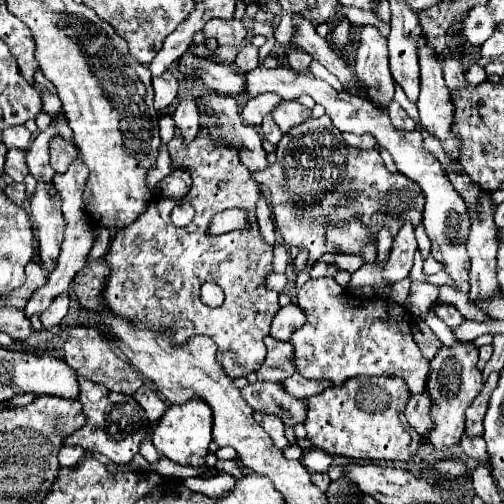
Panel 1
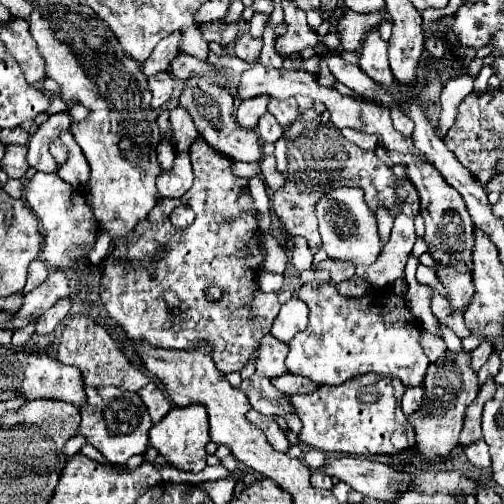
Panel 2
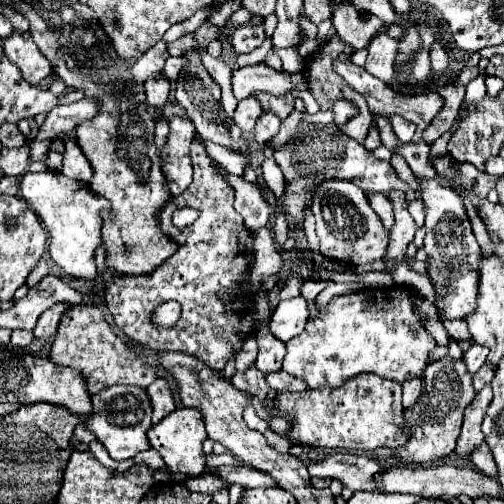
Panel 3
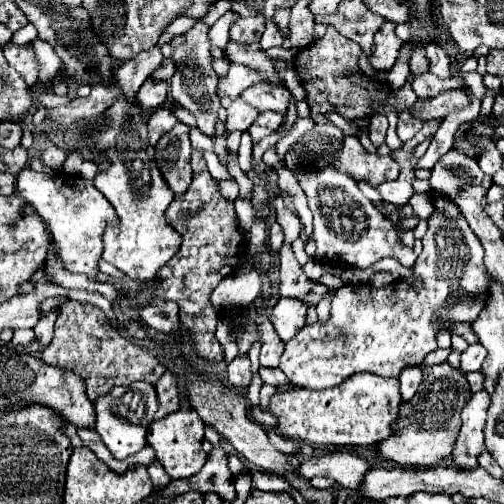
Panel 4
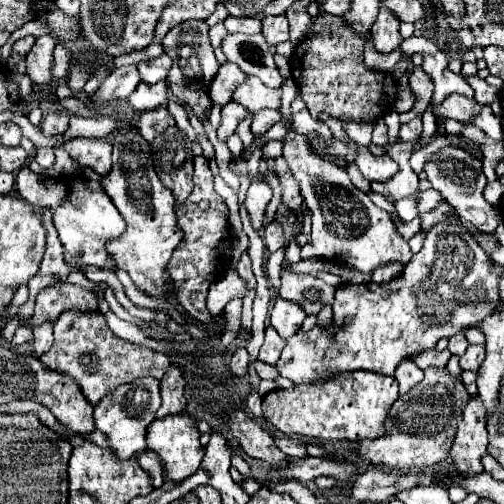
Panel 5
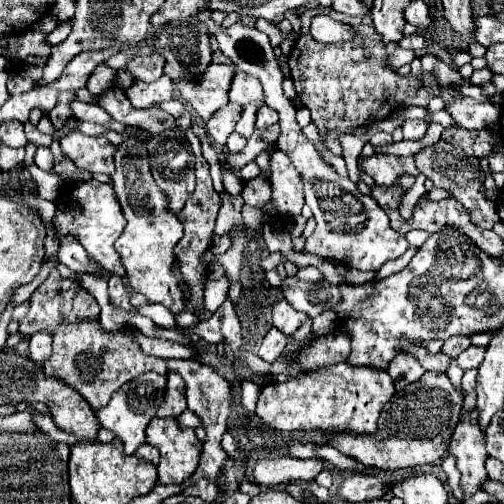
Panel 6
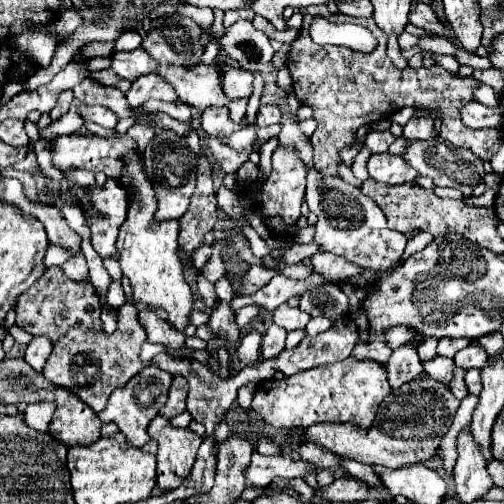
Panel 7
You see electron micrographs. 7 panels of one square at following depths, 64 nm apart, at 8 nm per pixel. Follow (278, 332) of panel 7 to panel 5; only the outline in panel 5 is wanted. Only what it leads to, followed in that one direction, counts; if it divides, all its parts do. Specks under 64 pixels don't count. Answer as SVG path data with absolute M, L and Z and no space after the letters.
M266 326L266 340L264 340L264 346L260 348L260 356L258 356L258 360L274 366L276 360L280 358L280 352L282 352L284 344L286 344L286 340L280 338L278 332L276 332L272 326Z

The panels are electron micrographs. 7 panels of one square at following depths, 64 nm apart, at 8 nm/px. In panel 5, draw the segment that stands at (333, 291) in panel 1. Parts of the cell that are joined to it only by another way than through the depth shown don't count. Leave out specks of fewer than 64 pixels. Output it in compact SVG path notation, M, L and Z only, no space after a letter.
M448 216L446 222L432 226L426 232L424 246L414 258L406 264L404 272L390 280L388 284L342 284L336 288L336 296L332 302L334 320L332 328L320 330L314 326L312 330L296 332L292 338L286 340L282 356L278 360L278 372L292 380L294 384L318 384L328 382L332 376L340 372L354 372L354 370L370 370L378 374L392 376L400 360L408 360L418 356L424 350L436 346L440 338L450 338L464 328L474 328L480 320L490 316L498 304L498 278L500 268L494 268L488 260L488 254L480 248L476 238L470 238L470 232L460 226L458 216Z

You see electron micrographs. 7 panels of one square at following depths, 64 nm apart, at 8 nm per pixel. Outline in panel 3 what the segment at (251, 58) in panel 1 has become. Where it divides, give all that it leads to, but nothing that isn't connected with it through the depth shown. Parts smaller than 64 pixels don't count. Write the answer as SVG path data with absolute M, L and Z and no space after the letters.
M250 22L232 30L232 46L236 54L248 54L264 42L264 26L252 26Z

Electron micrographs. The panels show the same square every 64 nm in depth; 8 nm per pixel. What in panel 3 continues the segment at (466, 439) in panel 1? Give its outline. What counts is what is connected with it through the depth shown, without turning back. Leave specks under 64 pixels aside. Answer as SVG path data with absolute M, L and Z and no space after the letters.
M486 442L472 450L472 454L470 454L470 462L472 462L480 472L484 472L486 476L496 478L496 464L494 464L494 458L492 458L490 448L488 448Z

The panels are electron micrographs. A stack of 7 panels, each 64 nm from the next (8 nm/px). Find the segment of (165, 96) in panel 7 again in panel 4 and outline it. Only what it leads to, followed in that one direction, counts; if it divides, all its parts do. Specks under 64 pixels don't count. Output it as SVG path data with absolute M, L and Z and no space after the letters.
M146 80L142 84L142 88L138 90L138 102L148 108L148 110L156 110L160 106L164 106L168 100L168 84L162 80Z

